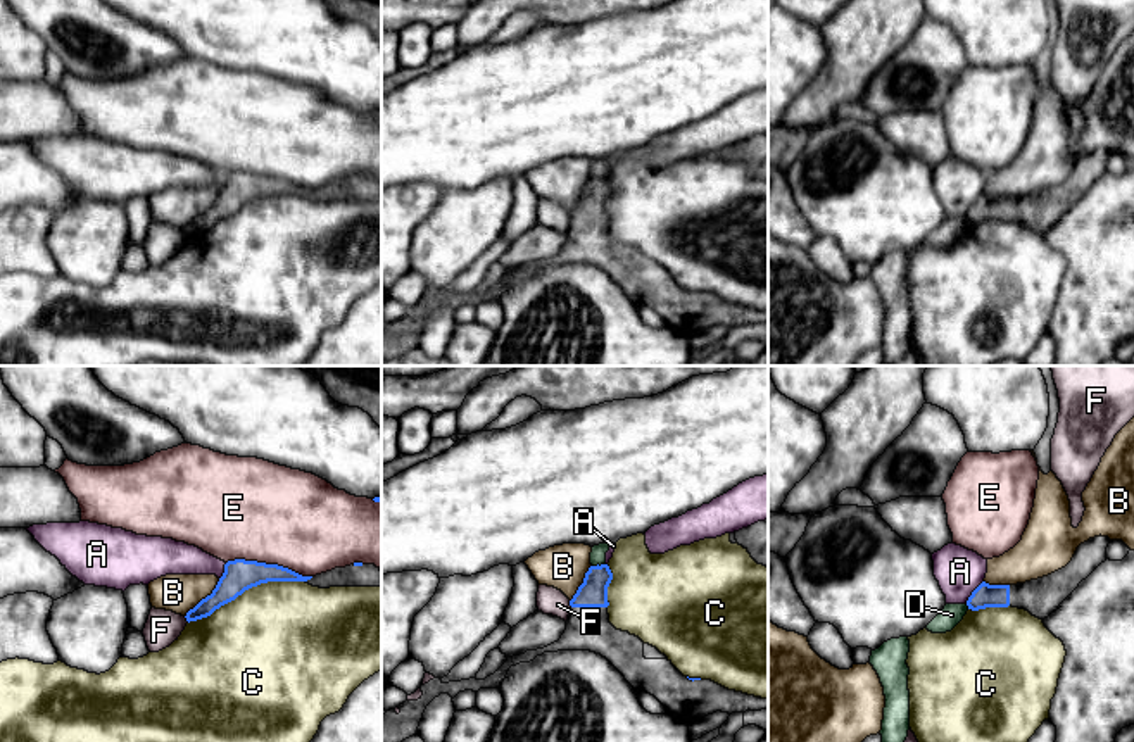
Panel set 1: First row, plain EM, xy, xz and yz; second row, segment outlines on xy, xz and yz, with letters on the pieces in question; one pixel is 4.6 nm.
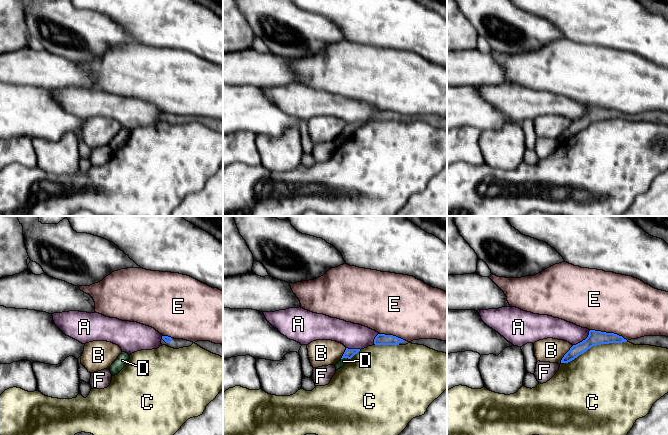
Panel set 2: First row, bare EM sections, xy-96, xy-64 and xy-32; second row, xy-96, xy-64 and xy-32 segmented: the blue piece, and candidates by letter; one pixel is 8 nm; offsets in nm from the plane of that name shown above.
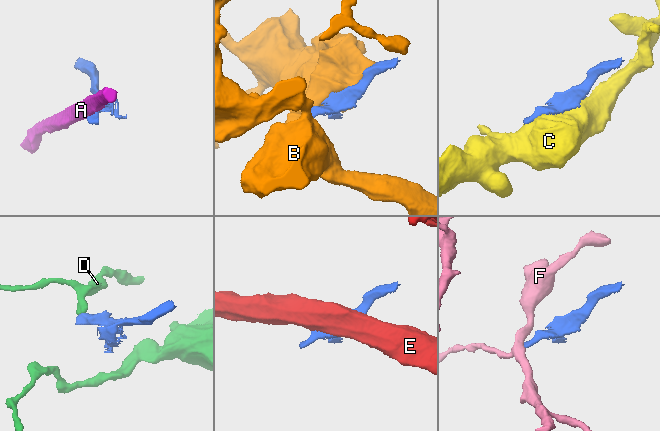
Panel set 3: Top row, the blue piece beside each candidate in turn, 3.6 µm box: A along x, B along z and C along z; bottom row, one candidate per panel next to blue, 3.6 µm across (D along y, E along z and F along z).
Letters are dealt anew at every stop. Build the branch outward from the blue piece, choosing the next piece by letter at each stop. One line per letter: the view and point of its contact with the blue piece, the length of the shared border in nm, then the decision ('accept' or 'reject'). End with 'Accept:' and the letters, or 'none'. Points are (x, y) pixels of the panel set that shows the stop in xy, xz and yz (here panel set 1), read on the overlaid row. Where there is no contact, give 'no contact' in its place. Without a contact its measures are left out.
A: yz (972, 592) | 140 nm | reject
B: xy (206, 597) | 240 nm | reject
C: xy (245, 589) | 600 nm | reject
D: xz (598, 565) | 70 nm | reject
E: xy (270, 565) | 400 nm | reject
F: xy (187, 620) | 40 nm | reject
Accept: none

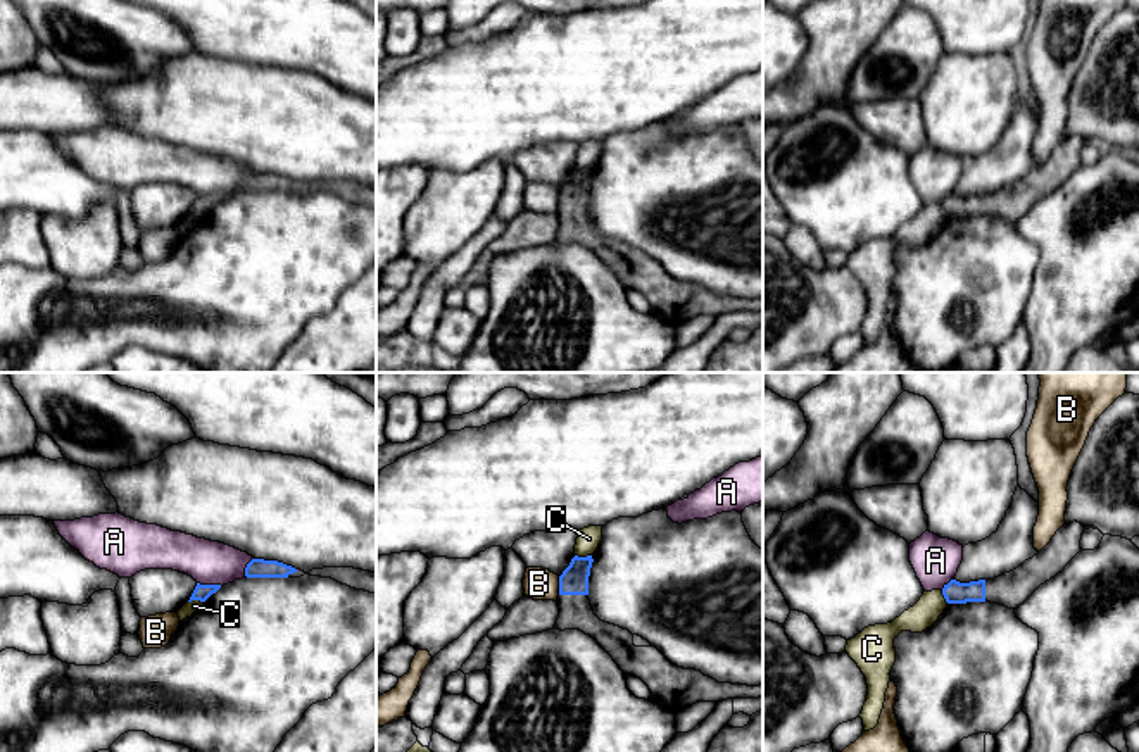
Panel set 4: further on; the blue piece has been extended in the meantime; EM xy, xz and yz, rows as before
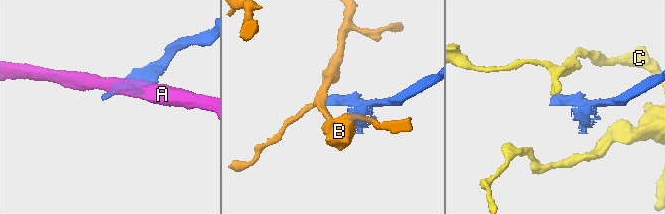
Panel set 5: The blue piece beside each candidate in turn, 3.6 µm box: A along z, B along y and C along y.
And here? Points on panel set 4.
A: xy (209, 585) | 120 nm | reject
B: xz (560, 585) | 90 nm | reject
C: xz (584, 557) | 80 nm | reject
Accept: none

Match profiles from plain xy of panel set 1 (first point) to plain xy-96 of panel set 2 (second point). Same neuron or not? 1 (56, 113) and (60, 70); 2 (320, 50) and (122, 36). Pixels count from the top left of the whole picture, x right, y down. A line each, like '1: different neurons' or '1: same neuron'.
1: same neuron
2: different neurons

